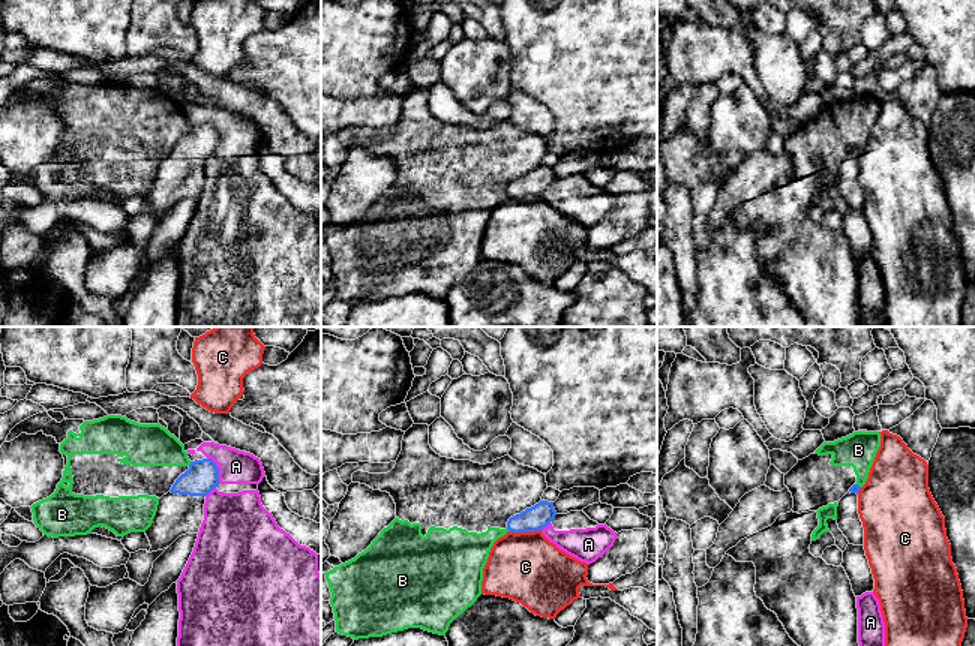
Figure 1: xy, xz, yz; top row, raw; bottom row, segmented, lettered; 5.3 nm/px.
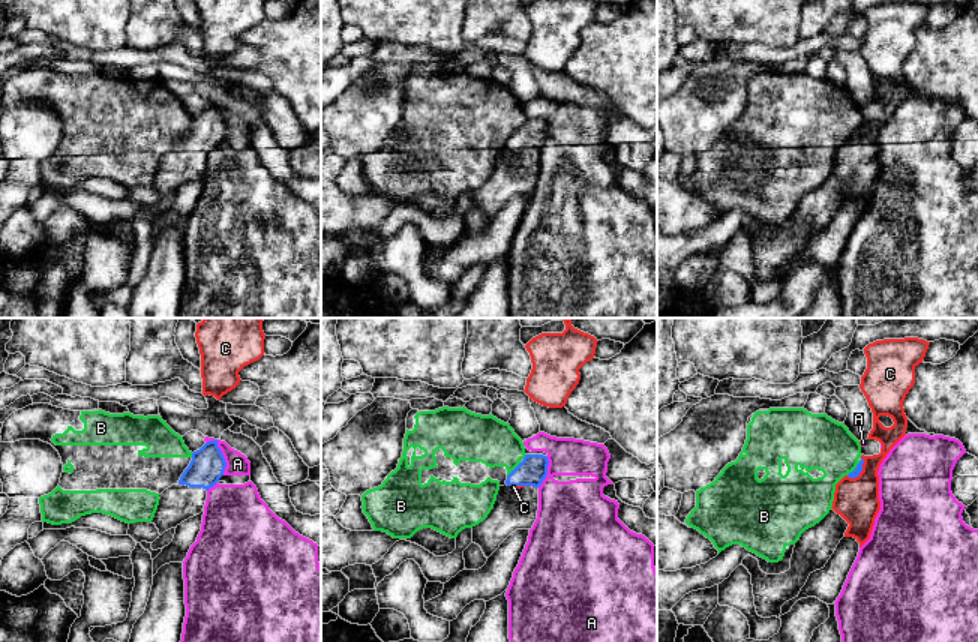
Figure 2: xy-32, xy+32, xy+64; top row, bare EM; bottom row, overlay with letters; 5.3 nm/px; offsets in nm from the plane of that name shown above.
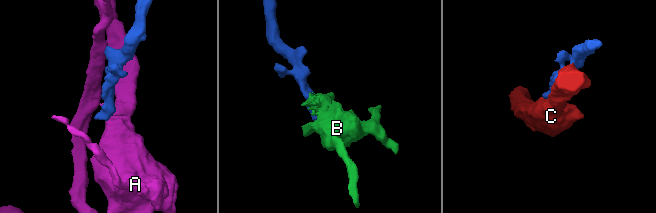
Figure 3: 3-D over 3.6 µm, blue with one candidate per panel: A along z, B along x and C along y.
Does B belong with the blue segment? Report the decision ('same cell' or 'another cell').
another cell

